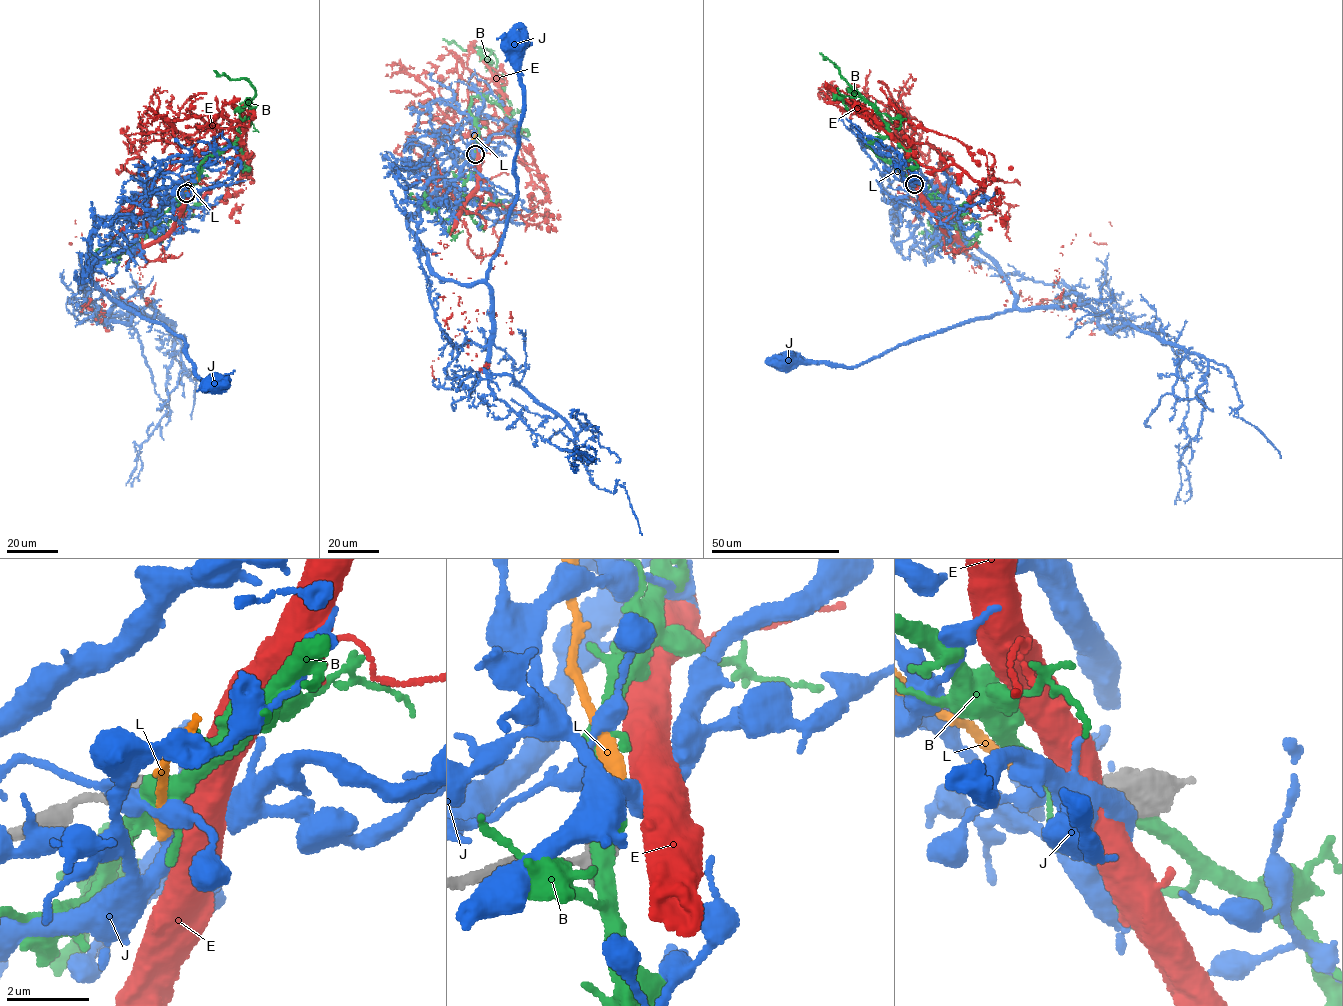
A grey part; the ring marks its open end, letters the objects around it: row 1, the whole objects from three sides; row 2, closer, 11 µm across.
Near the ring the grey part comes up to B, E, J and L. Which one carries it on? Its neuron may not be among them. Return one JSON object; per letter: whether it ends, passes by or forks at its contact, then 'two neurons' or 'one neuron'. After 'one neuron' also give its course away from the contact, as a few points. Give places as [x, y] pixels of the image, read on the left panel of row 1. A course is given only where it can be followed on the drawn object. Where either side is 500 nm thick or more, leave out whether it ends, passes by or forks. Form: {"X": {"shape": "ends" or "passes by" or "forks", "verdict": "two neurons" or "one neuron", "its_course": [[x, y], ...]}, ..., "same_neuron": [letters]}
{"B": {"verdict": "two neurons"}, "E": {"verdict": "two neurons"}, "J": {"verdict": "two neurons"}, "L": {"verdict": "two neurons"}, "same_neuron": []}

